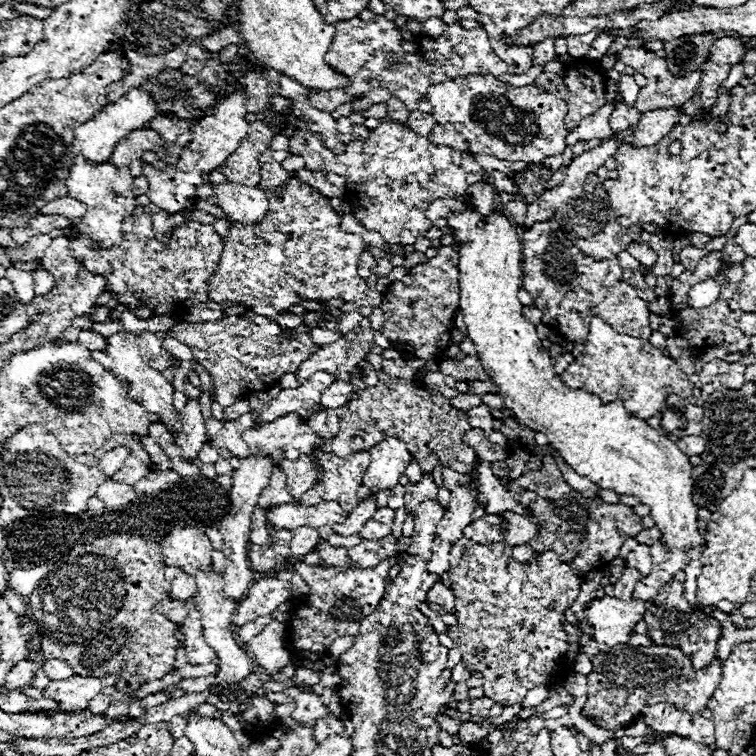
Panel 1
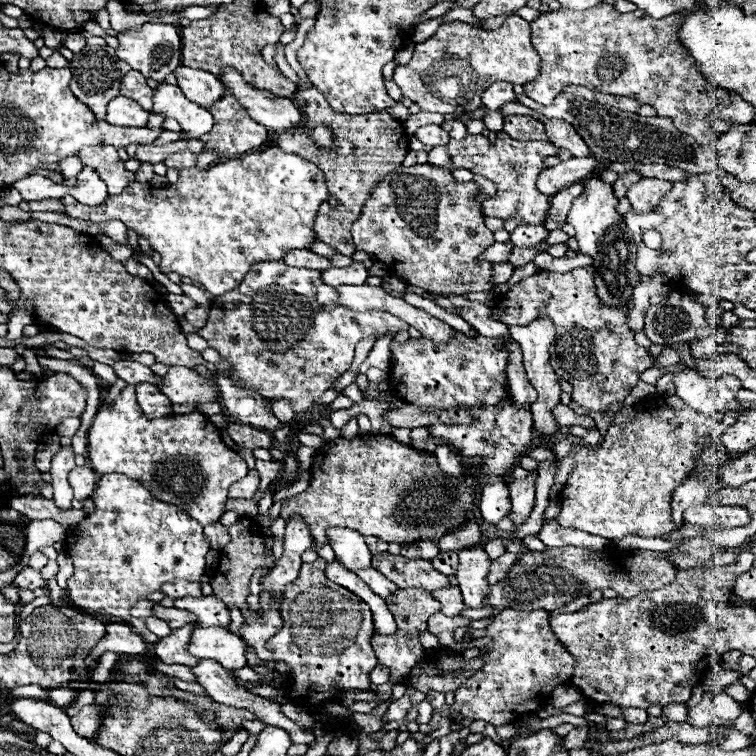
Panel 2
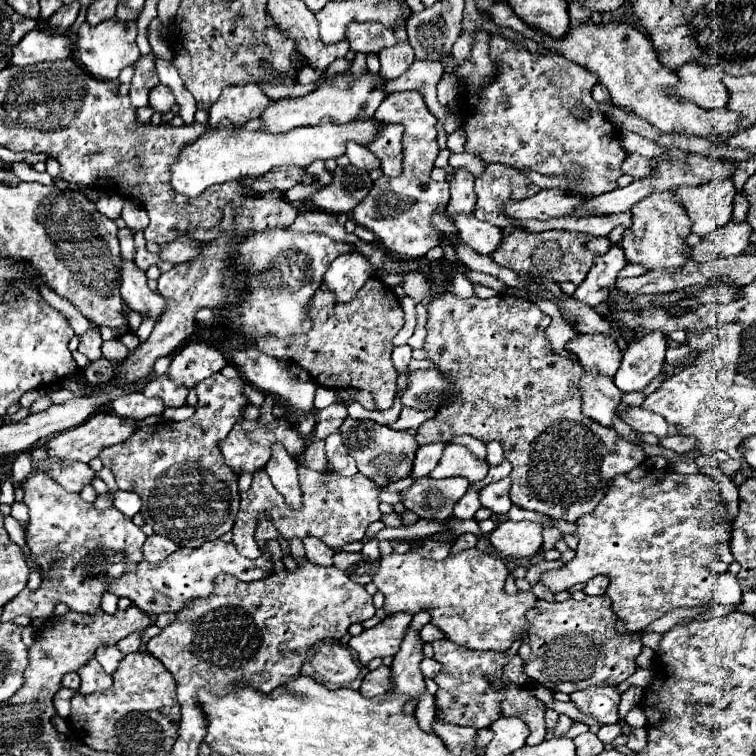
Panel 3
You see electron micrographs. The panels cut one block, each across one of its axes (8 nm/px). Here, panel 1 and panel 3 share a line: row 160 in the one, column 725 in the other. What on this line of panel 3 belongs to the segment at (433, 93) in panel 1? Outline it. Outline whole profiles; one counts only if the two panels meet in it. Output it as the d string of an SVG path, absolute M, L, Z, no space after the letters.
M650 470L640 482L616 476L594 512L576 520L576 534L580 538L576 556L568 564L544 572L540 576L540 584L544 584L552 594L558 594L574 584L588 582L590 578L604 574L610 578L608 596L612 600L612 610L630 632L642 632L650 622L662 618L674 608L704 606L714 602L714 594L696 594L696 590L706 592L706 566L716 558L710 548L718 542L730 542L730 522L724 526L716 524L718 516L726 516L726 508L720 500L718 486L706 474L684 476L674 470Z

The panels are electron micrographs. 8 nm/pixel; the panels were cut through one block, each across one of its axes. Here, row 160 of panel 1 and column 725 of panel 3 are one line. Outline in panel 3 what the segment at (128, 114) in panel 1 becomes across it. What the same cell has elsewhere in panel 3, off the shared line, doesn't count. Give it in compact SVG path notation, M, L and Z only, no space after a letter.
M682 64L676 72L678 84L666 90L670 96L684 96L684 100L694 102L706 110L726 108L728 104L728 90L722 84L722 70L720 68L704 68L700 64Z

